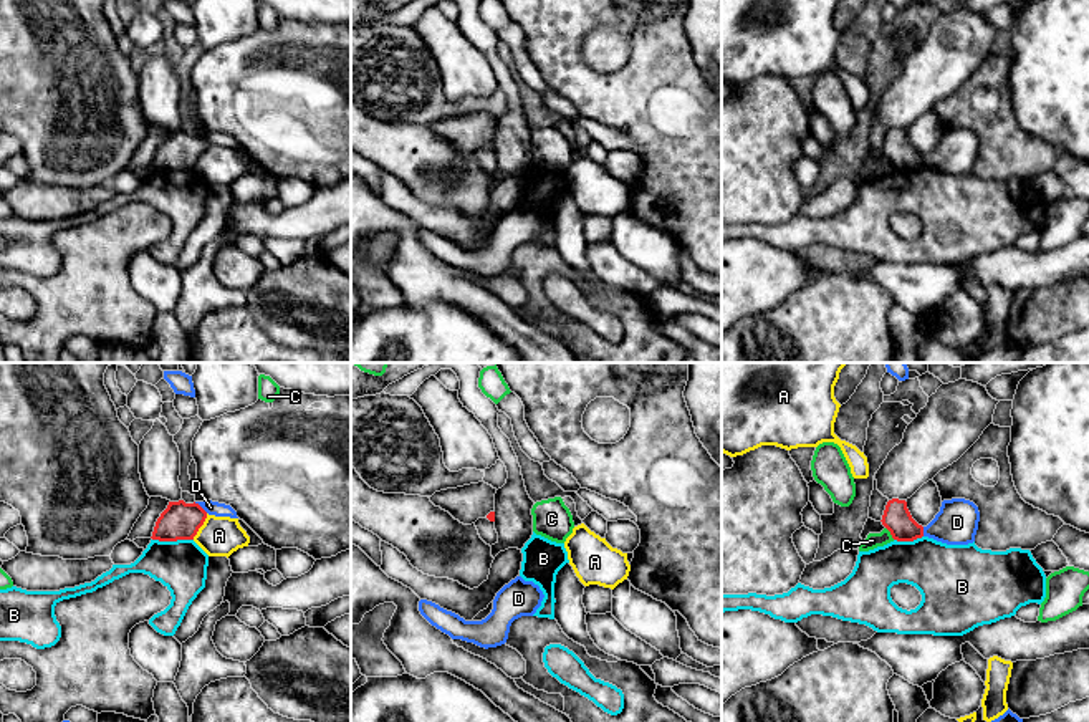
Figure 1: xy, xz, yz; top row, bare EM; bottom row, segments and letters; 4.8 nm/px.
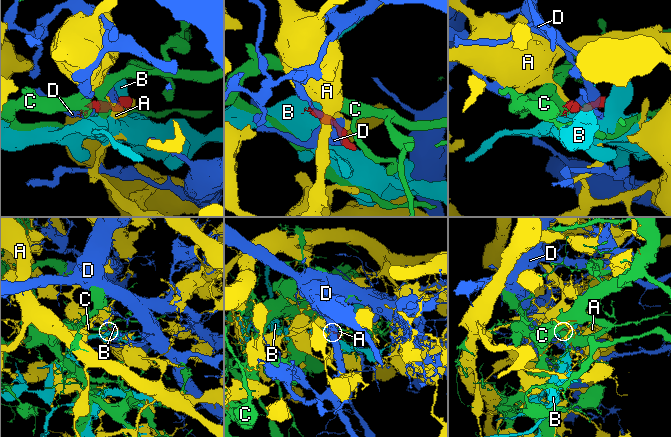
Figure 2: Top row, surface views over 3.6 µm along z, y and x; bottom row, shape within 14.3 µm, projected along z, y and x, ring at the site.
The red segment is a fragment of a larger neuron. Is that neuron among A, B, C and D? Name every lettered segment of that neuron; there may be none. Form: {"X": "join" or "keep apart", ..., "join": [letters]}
{"A": "keep apart", "B": "keep apart", "C": "keep apart", "D": "keep apart", "join": []}

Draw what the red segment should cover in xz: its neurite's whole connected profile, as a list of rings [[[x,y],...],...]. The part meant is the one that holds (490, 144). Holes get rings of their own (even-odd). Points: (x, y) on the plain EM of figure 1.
[[[478,111],[440,119],[429,128],[435,136],[449,141],[460,152],[472,154],[478,147],[495,151],[495,123],[497,118],[485,111]]]

